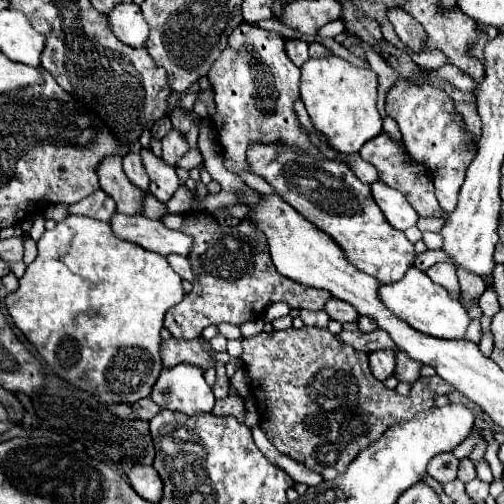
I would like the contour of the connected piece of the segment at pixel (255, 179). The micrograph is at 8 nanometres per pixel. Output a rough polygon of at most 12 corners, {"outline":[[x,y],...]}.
{"outline":[[250,173],[238,176],[262,194],[276,194],[262,177]]}

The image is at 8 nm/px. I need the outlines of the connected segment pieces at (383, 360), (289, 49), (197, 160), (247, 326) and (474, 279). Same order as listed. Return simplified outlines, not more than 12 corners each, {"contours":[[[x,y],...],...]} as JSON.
{"contours":[[[370,353],[370,371],[380,381],[394,373],[396,353]],[[286,41],[286,53],[296,67],[310,59],[308,43]],[[190,149],[176,167],[194,169],[202,163],[198,149]],[[250,319],[240,325],[242,337],[252,337],[264,327],[262,319]],[[458,269],[464,305],[486,291],[482,277]]]}

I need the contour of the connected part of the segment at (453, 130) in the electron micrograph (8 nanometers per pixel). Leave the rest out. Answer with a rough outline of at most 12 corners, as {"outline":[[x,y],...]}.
{"outline":[[398,81],[386,113],[410,159],[456,207],[478,143],[452,97]]}

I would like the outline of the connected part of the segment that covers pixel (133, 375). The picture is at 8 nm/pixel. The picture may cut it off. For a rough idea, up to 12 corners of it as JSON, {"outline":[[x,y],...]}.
{"outline":[[68,215],[38,241],[16,327],[104,403],[148,397],[168,259]]}

